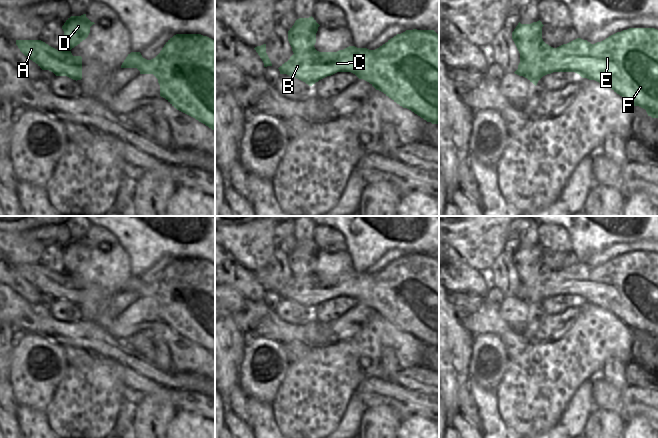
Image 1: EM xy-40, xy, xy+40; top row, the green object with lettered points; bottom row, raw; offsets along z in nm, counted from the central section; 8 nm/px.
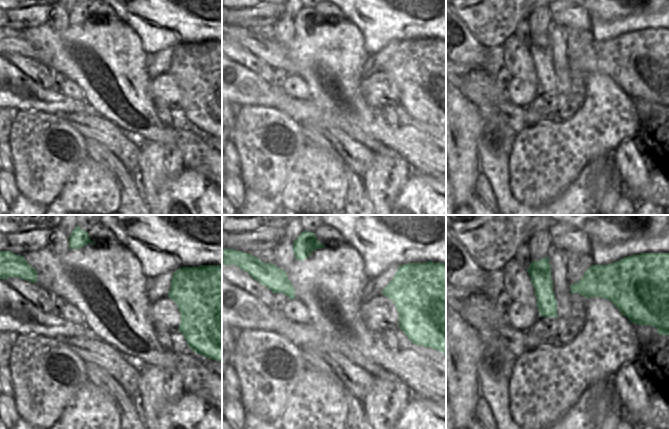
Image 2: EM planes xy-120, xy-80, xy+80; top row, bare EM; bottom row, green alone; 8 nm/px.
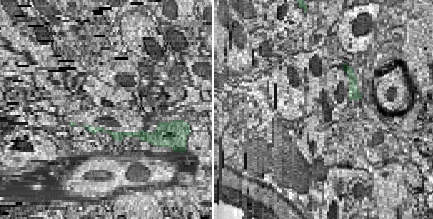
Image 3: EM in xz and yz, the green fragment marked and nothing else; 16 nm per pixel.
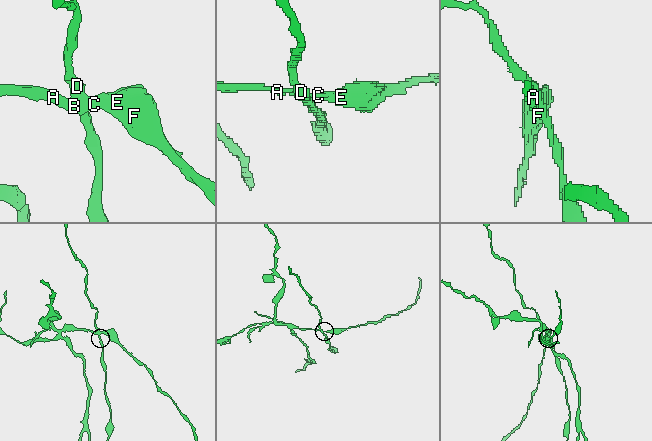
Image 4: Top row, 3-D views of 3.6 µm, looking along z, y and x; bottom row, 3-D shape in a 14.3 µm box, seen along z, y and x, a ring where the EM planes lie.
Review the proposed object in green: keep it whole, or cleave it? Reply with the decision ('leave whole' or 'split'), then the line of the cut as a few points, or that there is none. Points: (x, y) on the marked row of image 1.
split; cut in xy+40 along (543, 41), (542, 48), (532, 63), (528, 63), (520, 58)

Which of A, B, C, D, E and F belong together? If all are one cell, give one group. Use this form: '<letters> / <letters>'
A B C E F / D

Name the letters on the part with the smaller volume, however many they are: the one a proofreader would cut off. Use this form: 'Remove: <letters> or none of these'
Remove: D

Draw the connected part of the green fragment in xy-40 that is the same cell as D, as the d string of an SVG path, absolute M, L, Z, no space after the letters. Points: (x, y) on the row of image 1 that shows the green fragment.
M86 14L81 16L71 16L66 20L62 29L64 31L64 45L67 50L71 50L83 40L85 40L89 33L90 27L95 24L91 22Z

